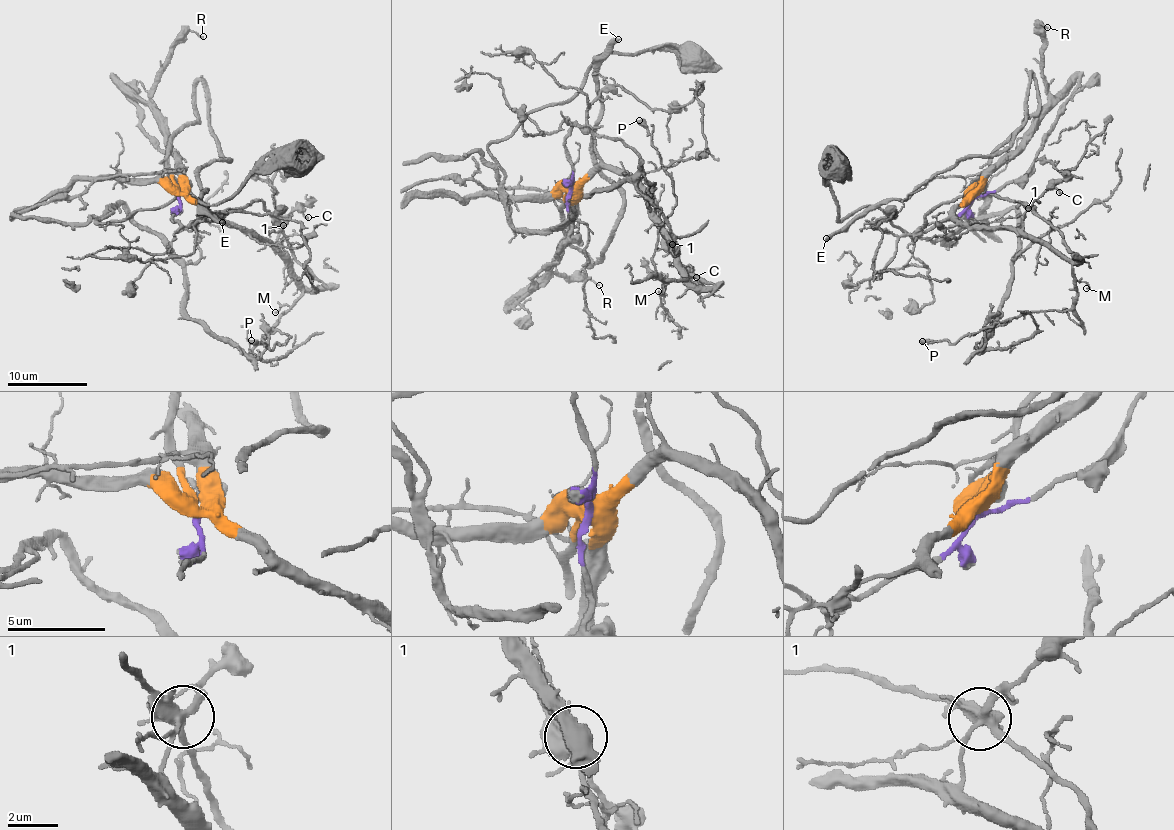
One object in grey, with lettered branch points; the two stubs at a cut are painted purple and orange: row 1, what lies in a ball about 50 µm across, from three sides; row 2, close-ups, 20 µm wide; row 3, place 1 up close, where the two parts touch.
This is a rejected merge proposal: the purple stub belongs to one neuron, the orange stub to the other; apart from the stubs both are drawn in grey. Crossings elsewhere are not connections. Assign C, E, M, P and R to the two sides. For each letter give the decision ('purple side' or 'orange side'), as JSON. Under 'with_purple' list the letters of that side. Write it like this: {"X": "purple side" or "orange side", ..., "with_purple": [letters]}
{"C": "orange side", "E": "orange side", "M": "orange side", "P": "orange side", "R": "orange side", "with_purple": []}

